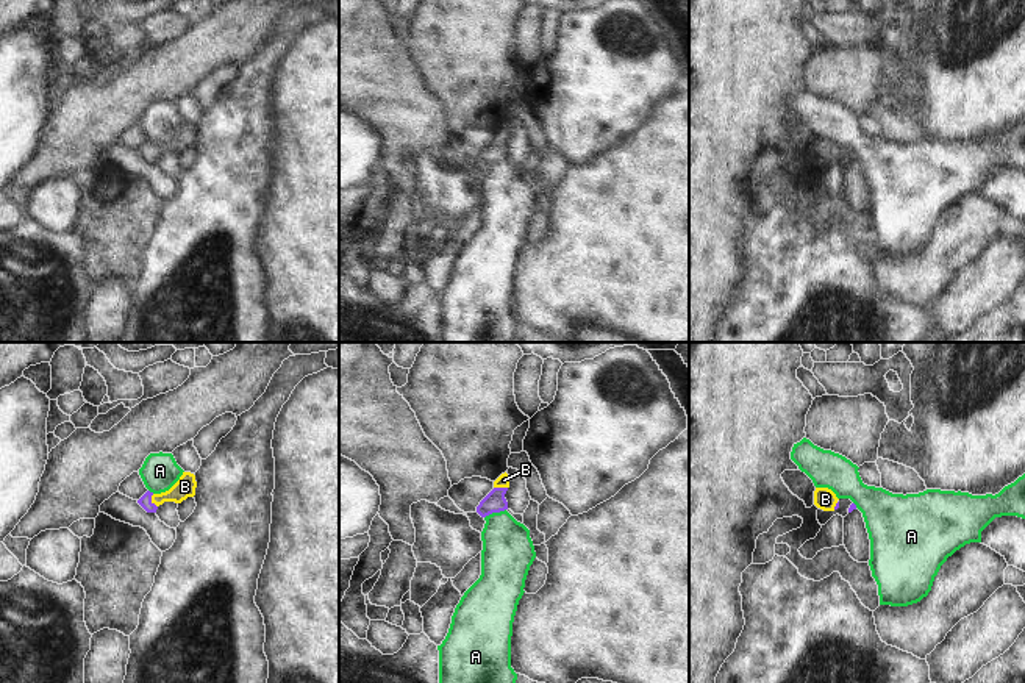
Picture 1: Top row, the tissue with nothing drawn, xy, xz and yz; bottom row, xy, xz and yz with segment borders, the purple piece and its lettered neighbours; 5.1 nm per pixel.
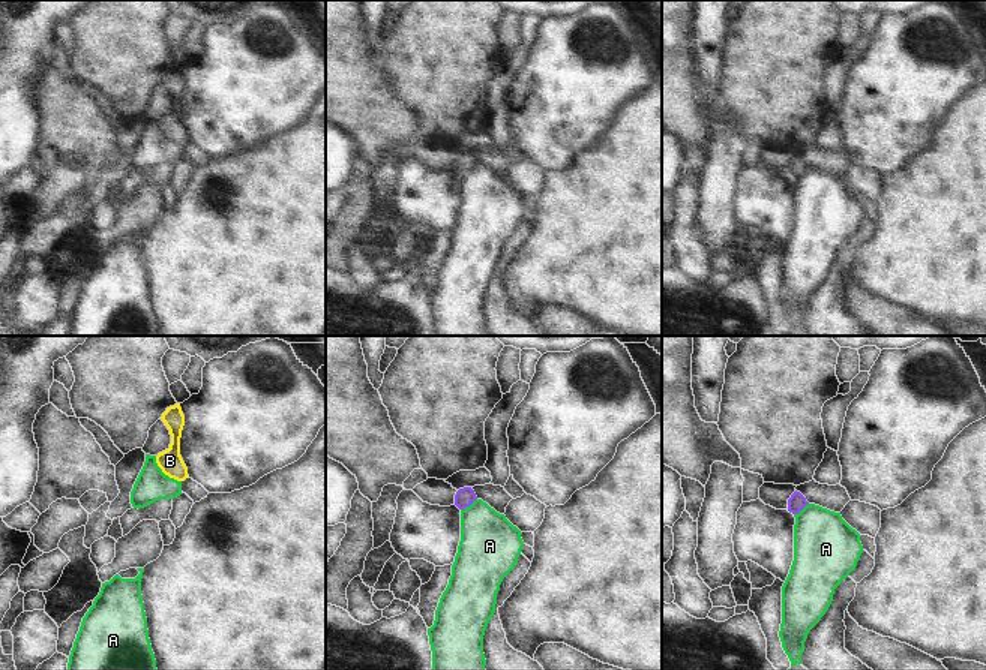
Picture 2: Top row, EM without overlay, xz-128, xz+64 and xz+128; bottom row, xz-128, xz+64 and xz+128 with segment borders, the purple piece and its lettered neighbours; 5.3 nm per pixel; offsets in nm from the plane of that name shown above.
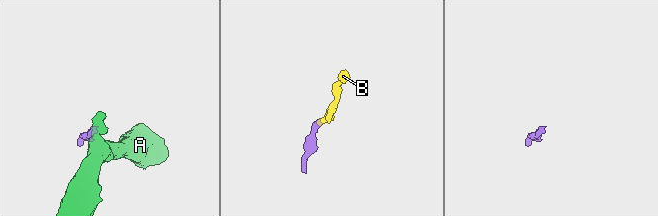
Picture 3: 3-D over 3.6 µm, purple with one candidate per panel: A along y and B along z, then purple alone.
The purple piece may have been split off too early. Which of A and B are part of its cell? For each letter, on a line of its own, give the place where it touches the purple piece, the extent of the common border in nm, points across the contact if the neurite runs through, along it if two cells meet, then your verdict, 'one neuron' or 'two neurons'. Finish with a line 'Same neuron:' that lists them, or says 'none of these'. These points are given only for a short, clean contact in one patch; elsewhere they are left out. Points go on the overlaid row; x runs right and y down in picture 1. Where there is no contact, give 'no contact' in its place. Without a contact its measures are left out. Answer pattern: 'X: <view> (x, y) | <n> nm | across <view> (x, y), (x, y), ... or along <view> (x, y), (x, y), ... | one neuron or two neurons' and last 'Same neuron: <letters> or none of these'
A: xz (494, 511) | 120 nm | two neurons
B: xy (150, 500) | 80 nm | one neuron
Same neuron: B

